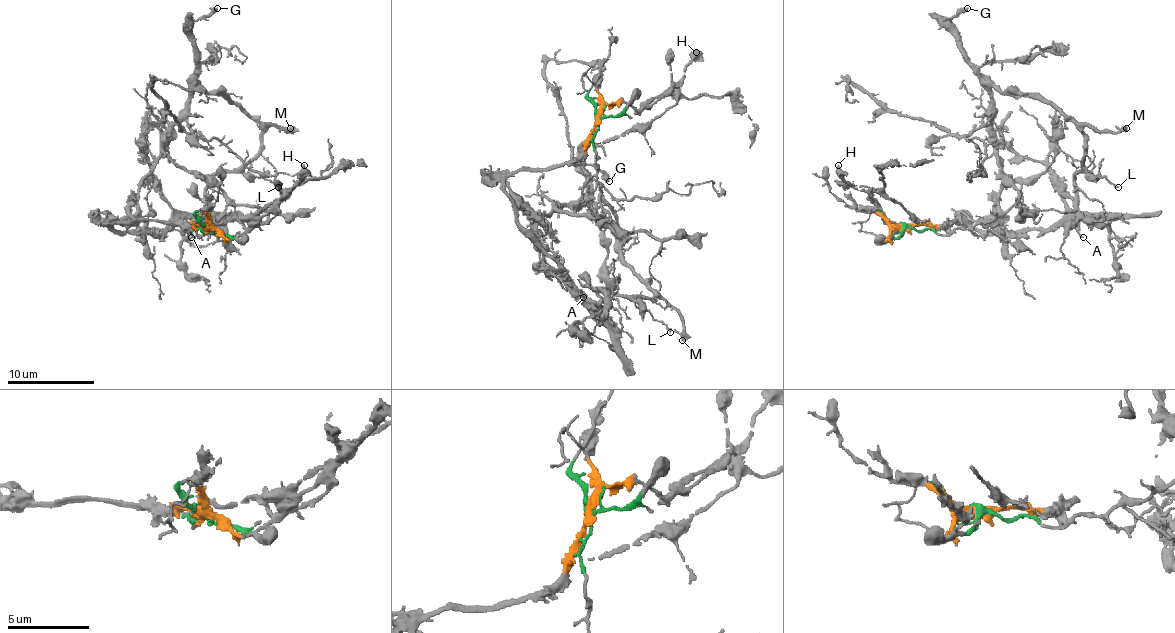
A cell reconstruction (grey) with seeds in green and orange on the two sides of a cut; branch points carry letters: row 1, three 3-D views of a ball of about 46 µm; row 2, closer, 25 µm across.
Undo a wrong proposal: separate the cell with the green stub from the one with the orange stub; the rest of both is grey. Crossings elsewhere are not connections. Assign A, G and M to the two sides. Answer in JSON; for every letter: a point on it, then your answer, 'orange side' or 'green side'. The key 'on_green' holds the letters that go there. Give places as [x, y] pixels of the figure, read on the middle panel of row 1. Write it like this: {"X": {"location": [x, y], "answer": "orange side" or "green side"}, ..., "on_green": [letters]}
{"A": {"location": [583, 297], "answer": "orange side"}, "G": {"location": [609, 181], "answer": "green side"}, "M": {"location": [682, 340], "answer": "green side"}, "on_green": ["G", "M"]}

